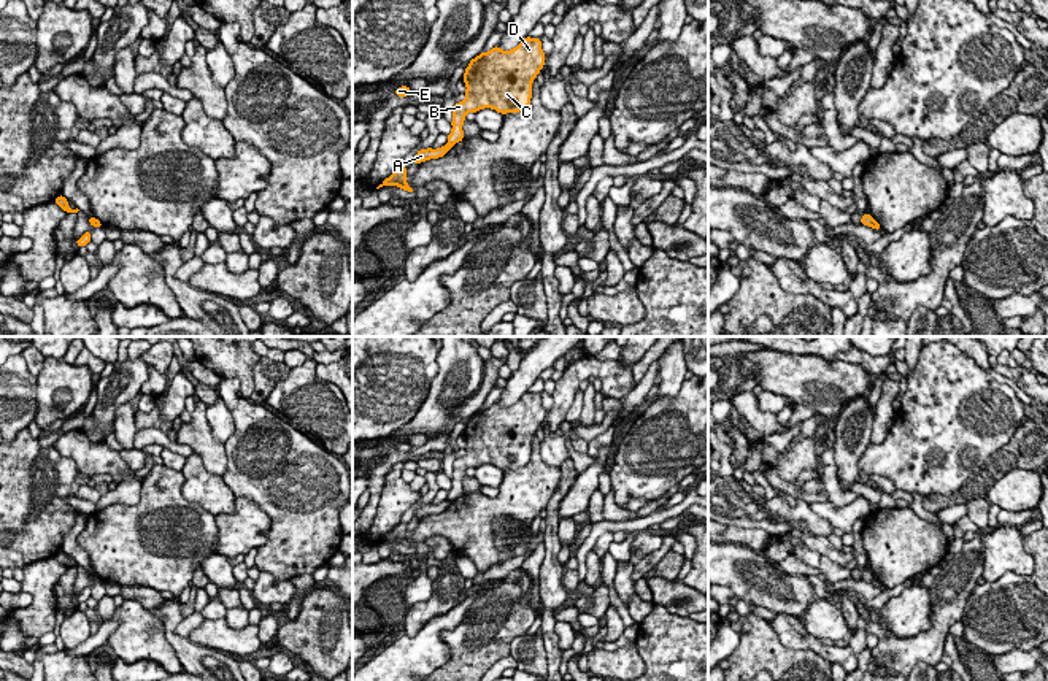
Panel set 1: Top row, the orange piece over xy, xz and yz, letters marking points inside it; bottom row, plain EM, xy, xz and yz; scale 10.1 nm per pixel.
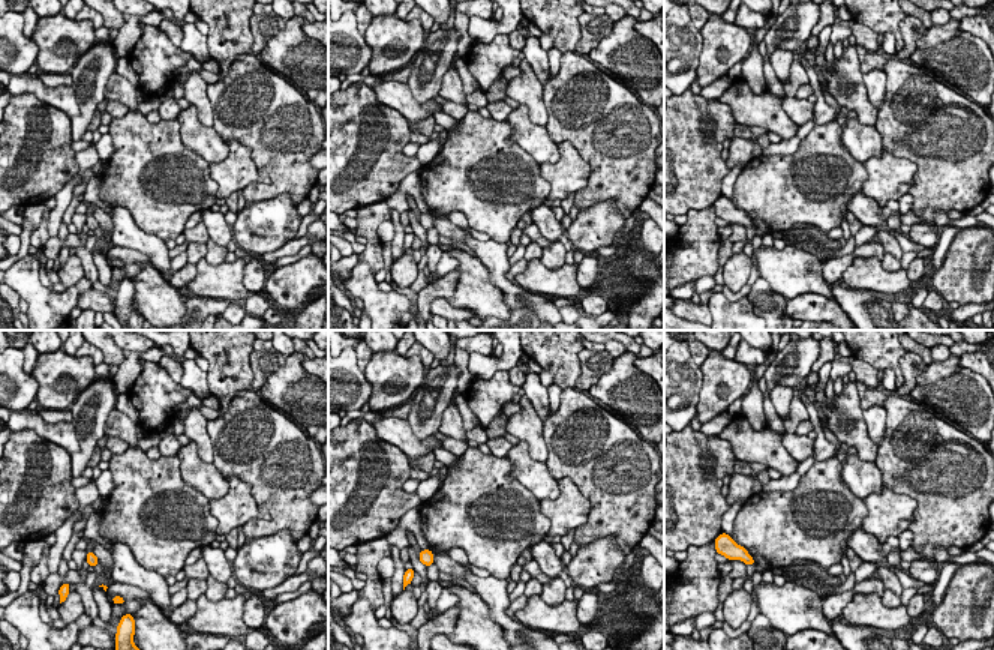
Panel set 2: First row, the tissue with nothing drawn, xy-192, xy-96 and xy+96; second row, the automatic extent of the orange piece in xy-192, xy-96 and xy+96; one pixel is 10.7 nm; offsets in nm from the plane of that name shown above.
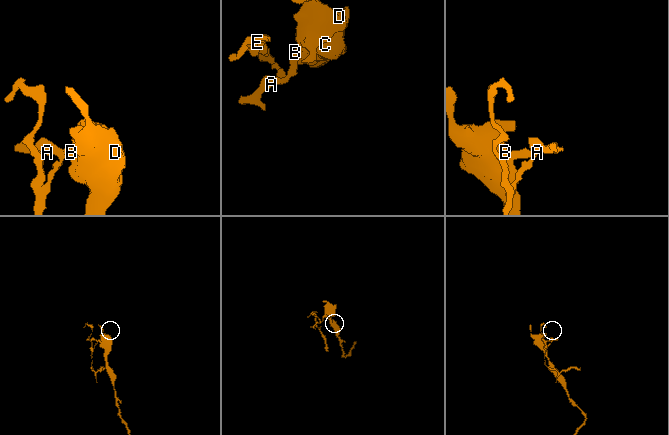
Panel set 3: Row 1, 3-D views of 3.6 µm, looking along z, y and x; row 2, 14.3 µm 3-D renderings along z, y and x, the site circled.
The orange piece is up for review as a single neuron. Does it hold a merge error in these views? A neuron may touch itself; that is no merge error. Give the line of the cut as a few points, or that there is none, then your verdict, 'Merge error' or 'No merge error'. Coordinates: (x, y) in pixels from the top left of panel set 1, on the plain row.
Split along xy (92, 573), (94, 581). Merge error

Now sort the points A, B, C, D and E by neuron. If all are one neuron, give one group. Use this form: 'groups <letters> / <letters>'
groups A E / B C D

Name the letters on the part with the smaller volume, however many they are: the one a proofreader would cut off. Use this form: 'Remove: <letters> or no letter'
Remove: A, E

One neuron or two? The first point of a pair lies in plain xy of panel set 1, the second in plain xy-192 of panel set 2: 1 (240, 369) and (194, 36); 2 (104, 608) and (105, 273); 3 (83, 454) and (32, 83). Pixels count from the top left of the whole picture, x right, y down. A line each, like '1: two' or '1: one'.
1: two
2: one
3: one

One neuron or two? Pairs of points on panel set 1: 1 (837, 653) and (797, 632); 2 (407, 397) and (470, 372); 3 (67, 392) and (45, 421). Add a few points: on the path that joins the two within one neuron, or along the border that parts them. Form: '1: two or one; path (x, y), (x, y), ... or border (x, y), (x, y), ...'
1: one; path (828, 651), (807, 642)
2: two; border (439, 353), (437, 375), (421, 408), (410, 419)
3: one; path (59, 399), (48, 413)

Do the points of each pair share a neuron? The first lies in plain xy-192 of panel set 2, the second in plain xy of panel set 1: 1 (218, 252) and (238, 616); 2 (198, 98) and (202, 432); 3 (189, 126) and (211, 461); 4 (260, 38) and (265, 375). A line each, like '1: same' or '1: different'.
1: same
2: same
3: different
4: same

